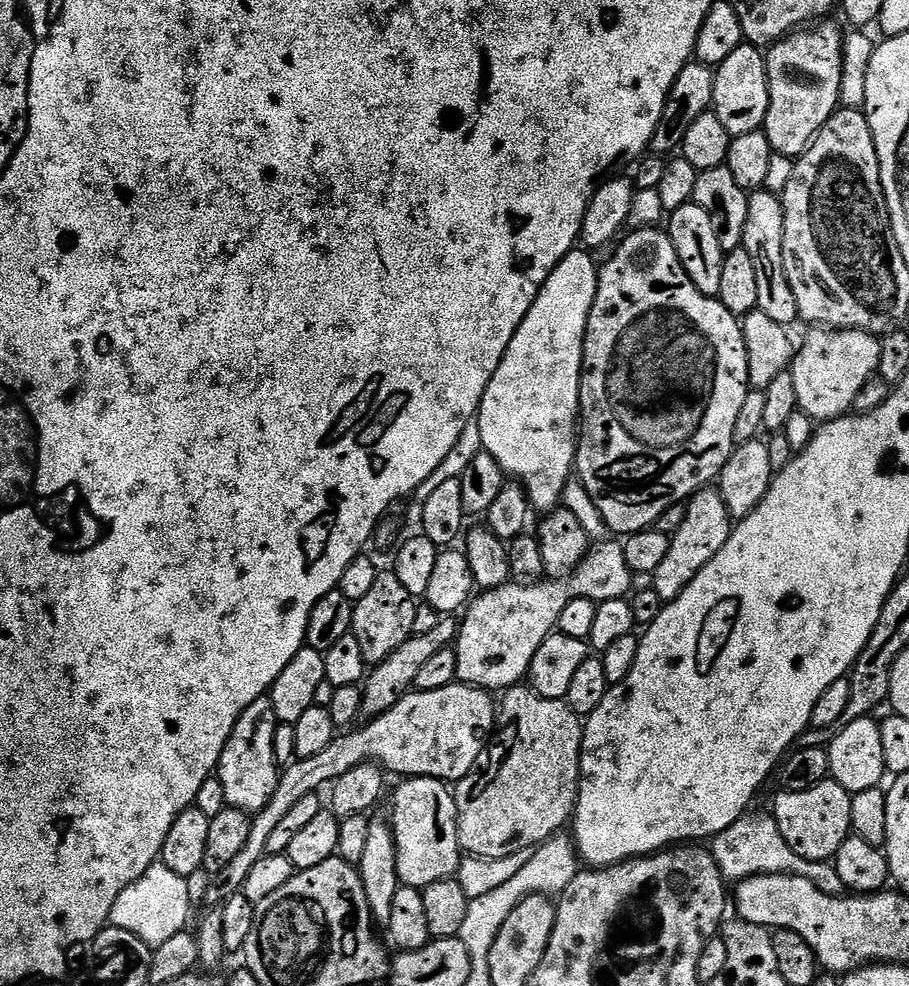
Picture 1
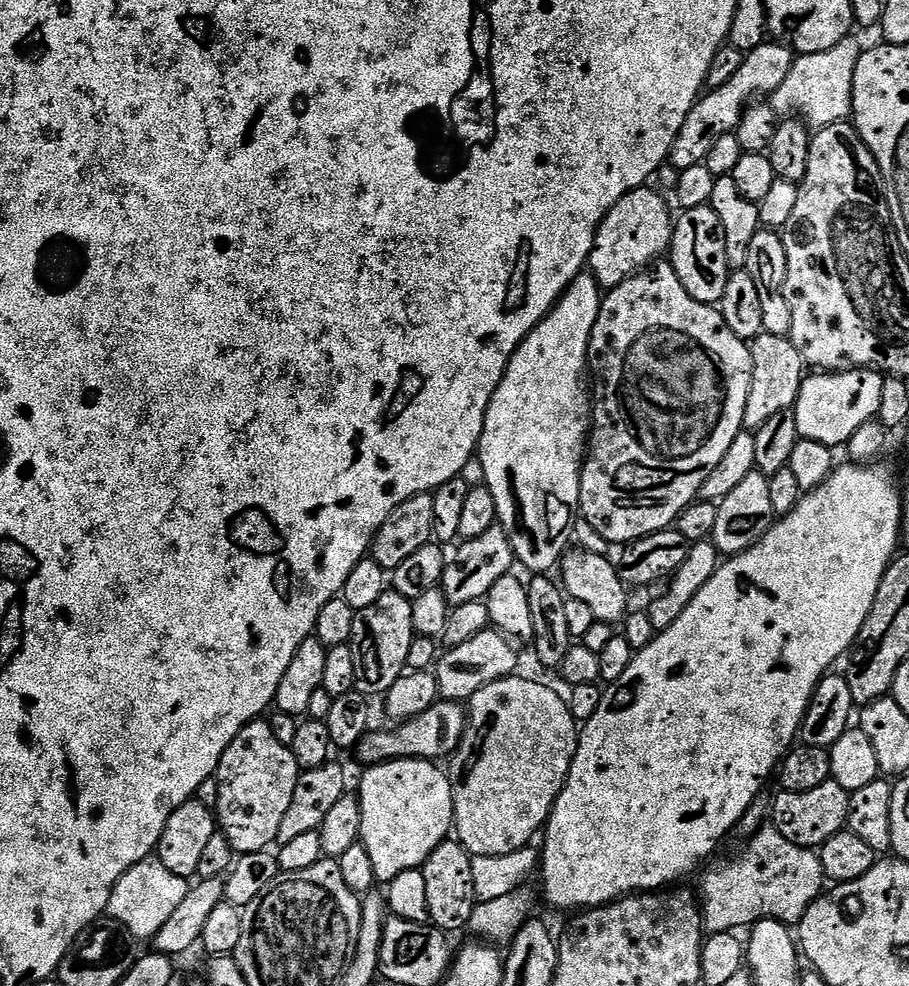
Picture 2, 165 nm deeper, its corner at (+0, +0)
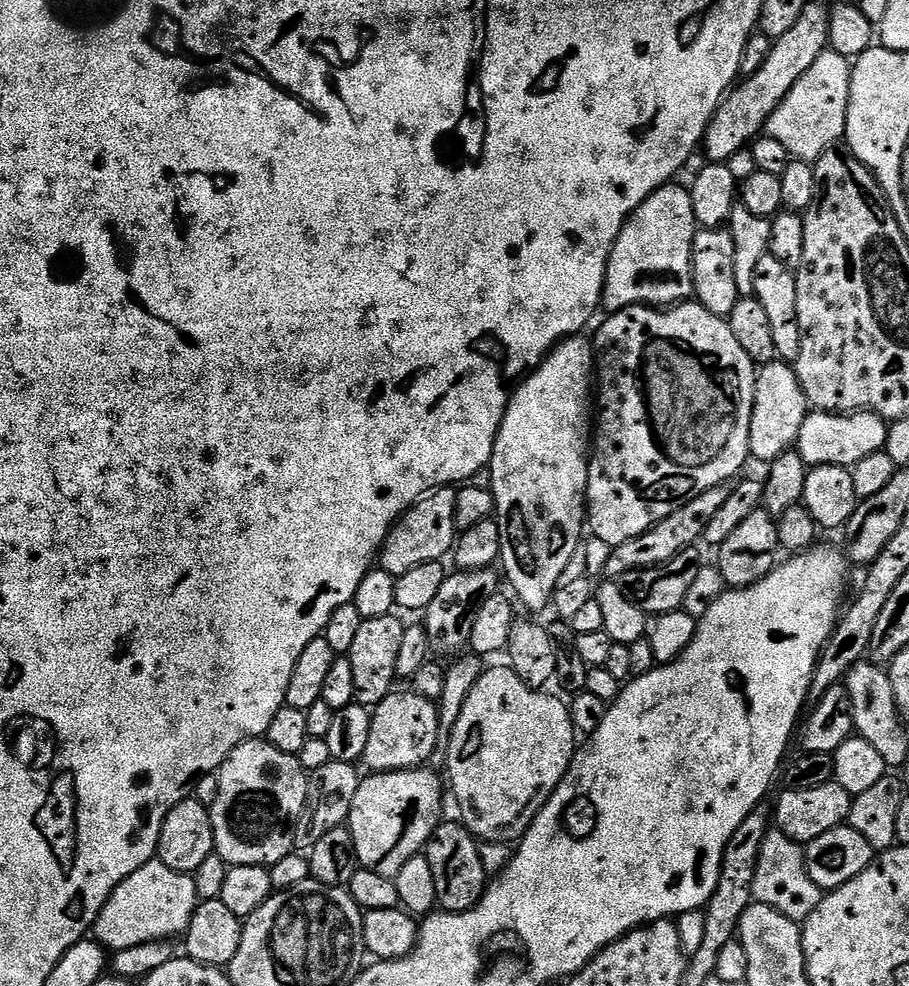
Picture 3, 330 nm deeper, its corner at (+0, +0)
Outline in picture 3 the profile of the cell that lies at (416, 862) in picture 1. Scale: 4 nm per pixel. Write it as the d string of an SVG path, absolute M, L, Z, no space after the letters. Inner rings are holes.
M421 766L397 772L373 772L361 779L346 825L354 838L359 867L394 878L410 858L427 849L428 839L442 820L440 780L428 770Z

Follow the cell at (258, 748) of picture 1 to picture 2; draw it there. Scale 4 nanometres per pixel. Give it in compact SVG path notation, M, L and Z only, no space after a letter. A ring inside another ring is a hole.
M267 719L251 720L222 754L215 780L220 783L215 813L219 827L237 854L271 849L278 838L278 825L294 799L294 786L302 769L289 745L274 738Z

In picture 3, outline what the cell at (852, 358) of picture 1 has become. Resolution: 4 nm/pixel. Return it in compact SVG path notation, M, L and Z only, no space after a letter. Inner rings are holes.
M812 410L802 422L800 437L796 440L794 448L800 453L805 465L826 464L851 469L853 464L862 462L862 458L881 451L886 442L887 433L888 424L874 412L837 414Z

